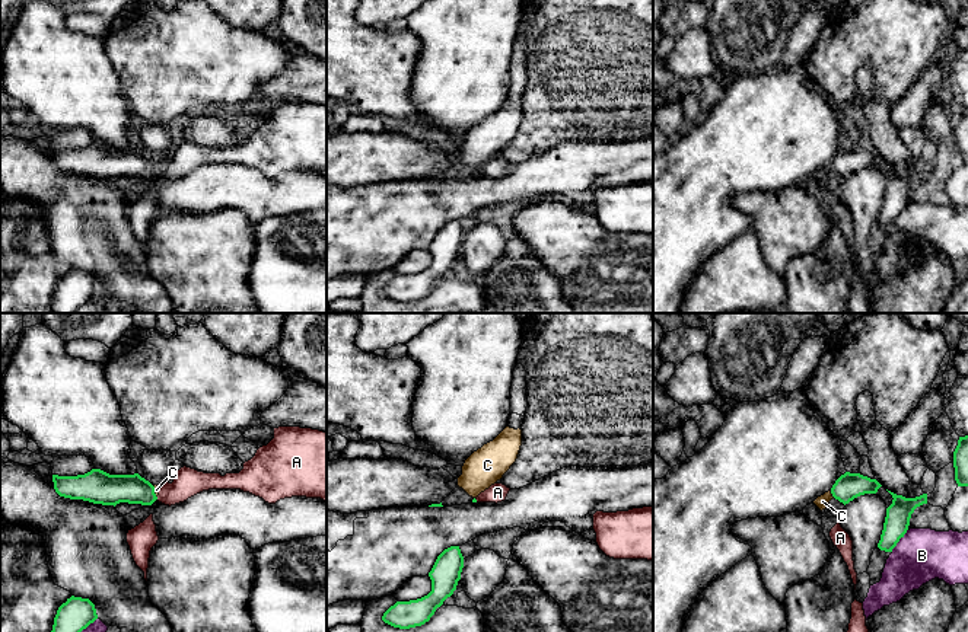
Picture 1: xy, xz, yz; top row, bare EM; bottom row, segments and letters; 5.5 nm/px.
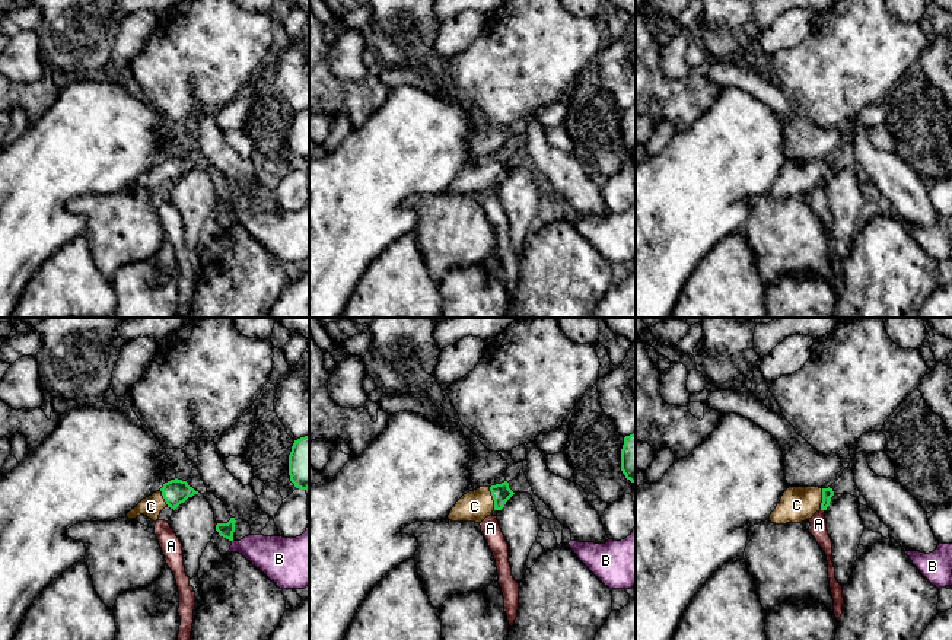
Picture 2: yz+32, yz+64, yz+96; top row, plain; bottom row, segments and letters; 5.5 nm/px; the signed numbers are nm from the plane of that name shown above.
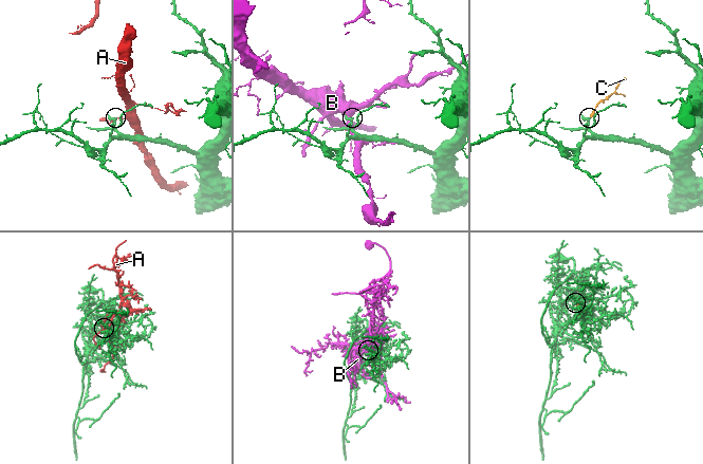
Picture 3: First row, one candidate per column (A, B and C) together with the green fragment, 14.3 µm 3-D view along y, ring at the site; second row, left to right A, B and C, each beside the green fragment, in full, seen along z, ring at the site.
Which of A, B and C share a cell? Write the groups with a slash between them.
A / B / C

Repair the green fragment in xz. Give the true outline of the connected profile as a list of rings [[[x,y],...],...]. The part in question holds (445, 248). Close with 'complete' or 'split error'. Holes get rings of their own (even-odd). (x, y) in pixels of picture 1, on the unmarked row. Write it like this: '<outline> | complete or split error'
[[[459,220],[445,223],[436,233],[429,250],[432,265],[417,274],[397,275],[382,290],[382,294],[394,301],[410,303],[430,294],[436,283],[453,268],[464,242],[464,230]]] | complete

